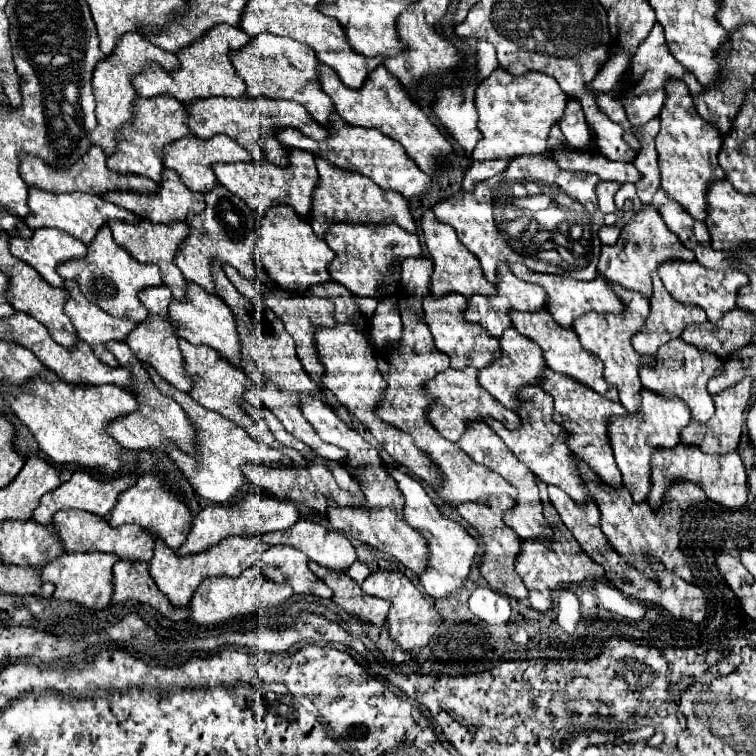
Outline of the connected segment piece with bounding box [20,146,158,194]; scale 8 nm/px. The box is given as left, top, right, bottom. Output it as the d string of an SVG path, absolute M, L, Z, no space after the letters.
M90 146L90 150L74 162L70 168L56 168L46 162L42 162L38 156L32 154L20 154L20 176L28 186L36 188L48 188L50 192L90 192L90 194L102 194L108 190L138 190L138 192L156 192L158 184L154 180L148 180L146 176L134 176L134 174L120 174L112 172L106 166L106 154L102 148Z

